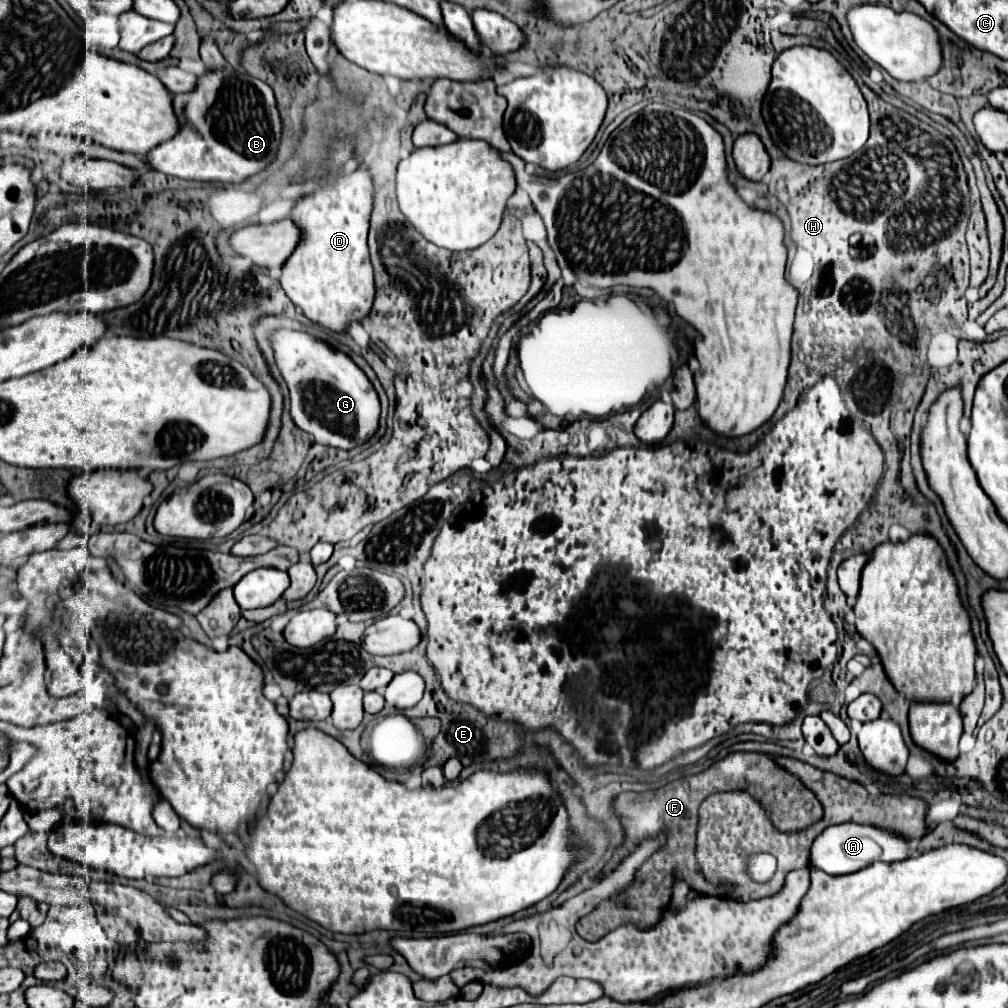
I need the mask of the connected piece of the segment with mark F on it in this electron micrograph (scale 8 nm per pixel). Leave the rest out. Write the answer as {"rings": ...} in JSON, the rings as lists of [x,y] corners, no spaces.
{"rings":[[[729,753],[725,759],[713,763],[709,769],[705,769],[697,775],[667,783],[661,789],[643,791],[643,793],[619,793],[613,799],[613,809],[621,821],[625,839],[623,839],[623,845],[619,847],[619,851],[615,851],[613,857],[603,867],[601,877],[615,871],[623,863],[623,859],[635,847],[639,847],[639,843],[643,843],[645,839],[657,839],[659,833],[665,833],[667,835],[665,845],[659,851],[655,851],[641,865],[631,887],[623,889],[617,899],[605,899],[593,913],[585,915],[579,921],[577,933],[585,941],[593,943],[625,923],[633,923],[639,929],[655,925],[661,919],[661,915],[667,907],[667,901],[671,901],[671,885],[673,885],[675,877],[685,879],[689,883],[689,887],[701,895],[719,895],[719,887],[707,883],[701,877],[701,873],[697,871],[697,863],[695,863],[697,809],[699,809],[701,801],[705,797],[709,797],[711,793],[723,793],[723,791],[735,791],[735,789],[751,793],[751,797],[755,797],[763,805],[773,827],[779,831],[807,829],[809,825],[813,825],[815,821],[819,821],[823,817],[823,807],[813,797],[813,793],[795,775],[781,769],[765,753]]]}

